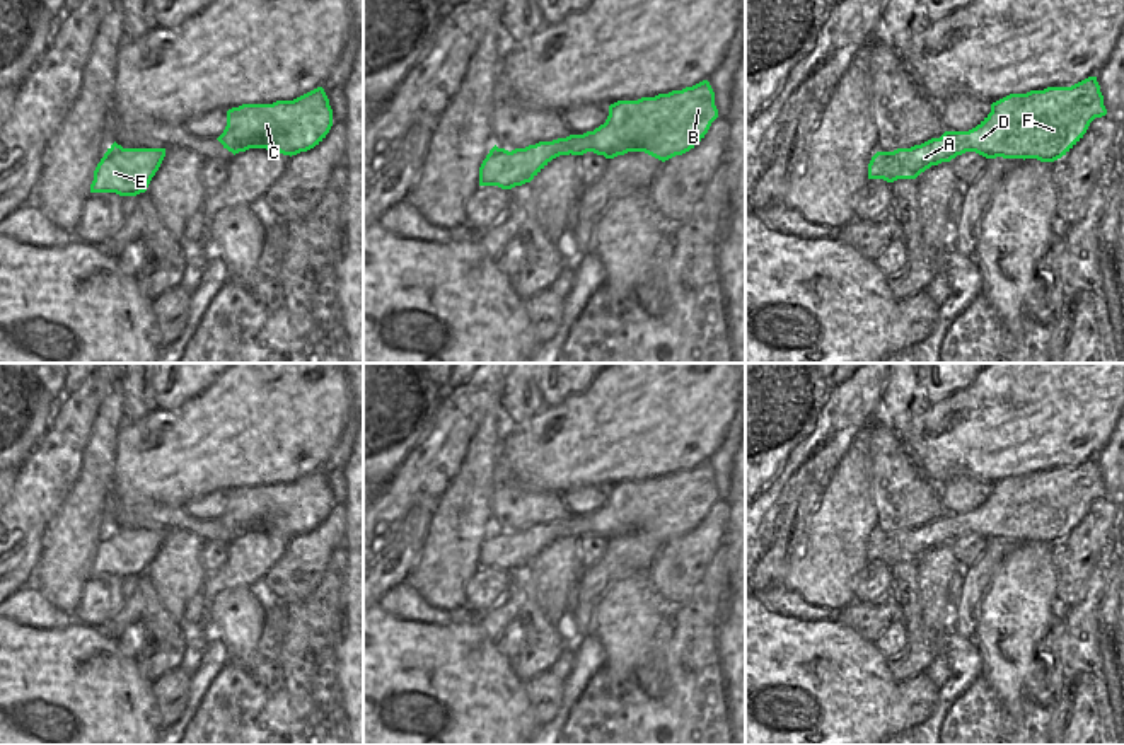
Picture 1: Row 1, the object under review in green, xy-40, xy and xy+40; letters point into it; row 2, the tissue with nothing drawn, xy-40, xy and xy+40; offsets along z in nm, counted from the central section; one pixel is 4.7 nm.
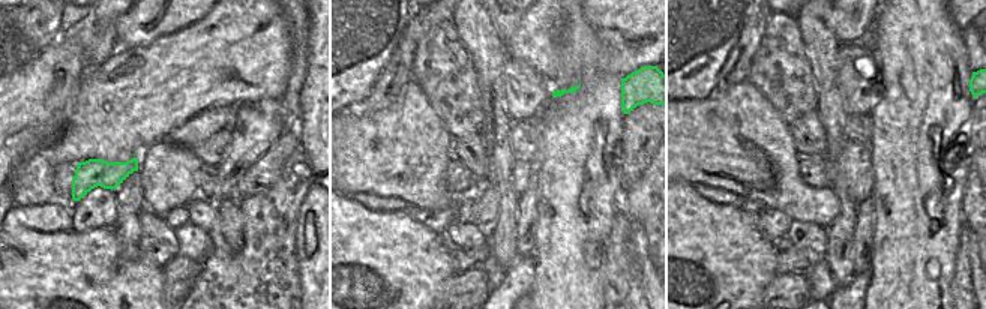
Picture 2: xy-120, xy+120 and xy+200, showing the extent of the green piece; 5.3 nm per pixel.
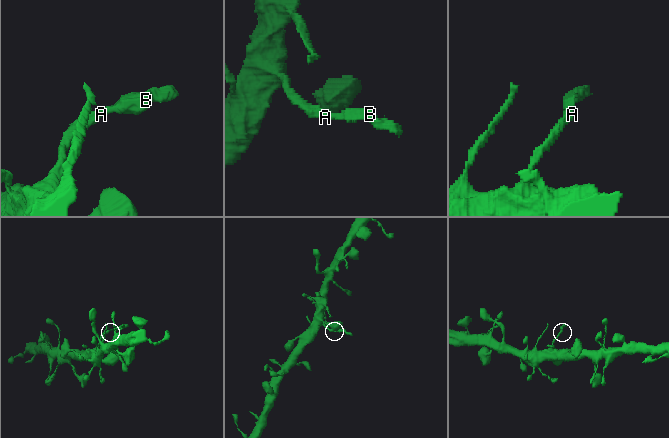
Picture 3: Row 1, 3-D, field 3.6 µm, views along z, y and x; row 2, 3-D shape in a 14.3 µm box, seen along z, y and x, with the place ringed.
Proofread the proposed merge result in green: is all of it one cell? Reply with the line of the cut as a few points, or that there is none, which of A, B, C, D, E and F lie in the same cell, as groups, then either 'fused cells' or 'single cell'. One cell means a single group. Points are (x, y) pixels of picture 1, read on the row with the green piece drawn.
cut in xy+40 along (938, 138), (955, 155); A E / B C D F; fused cells

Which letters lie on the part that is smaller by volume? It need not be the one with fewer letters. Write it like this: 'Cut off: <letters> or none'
Cut off: B, C, D, F

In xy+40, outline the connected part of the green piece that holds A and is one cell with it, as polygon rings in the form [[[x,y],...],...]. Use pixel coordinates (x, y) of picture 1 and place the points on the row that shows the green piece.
[[[931,138],[911,148],[877,152],[868,164],[868,179],[884,179],[887,182],[916,179],[931,165],[950,162],[955,157],[940,143],[940,138]]]

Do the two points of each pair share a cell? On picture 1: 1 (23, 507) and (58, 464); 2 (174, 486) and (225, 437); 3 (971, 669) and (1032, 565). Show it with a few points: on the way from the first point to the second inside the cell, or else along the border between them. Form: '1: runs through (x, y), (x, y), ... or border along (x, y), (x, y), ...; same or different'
1: runs through (33, 496), (48, 474); same
2: runs through (186, 474), (214, 447); same
3: border along (973, 640), (979, 655), (981, 675); different

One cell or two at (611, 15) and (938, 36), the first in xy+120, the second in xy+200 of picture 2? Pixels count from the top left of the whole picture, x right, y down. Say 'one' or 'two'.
two

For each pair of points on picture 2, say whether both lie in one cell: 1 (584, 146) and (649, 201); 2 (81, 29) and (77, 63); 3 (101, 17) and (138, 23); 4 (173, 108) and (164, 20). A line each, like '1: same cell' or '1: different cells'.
1: different cells
2: different cells
3: different cells
4: different cells

